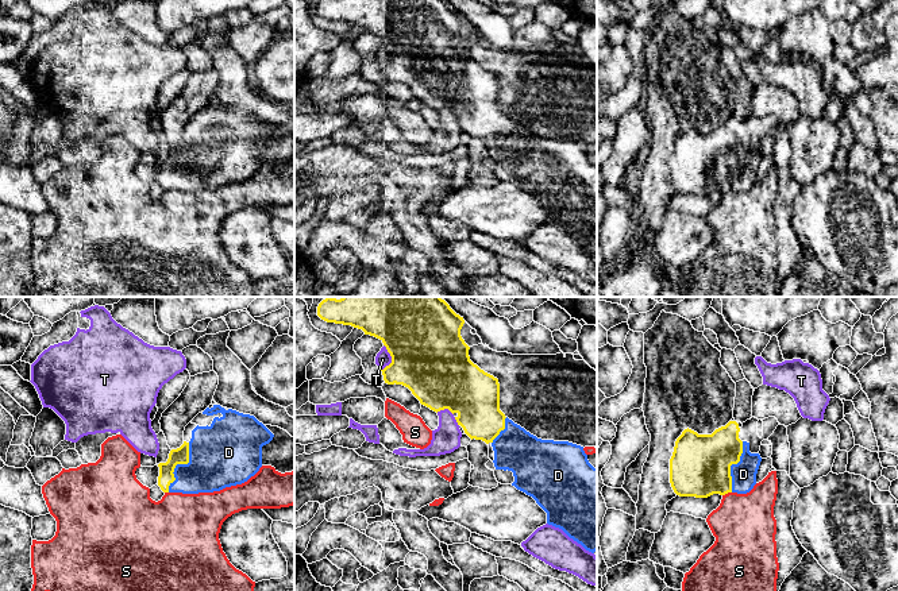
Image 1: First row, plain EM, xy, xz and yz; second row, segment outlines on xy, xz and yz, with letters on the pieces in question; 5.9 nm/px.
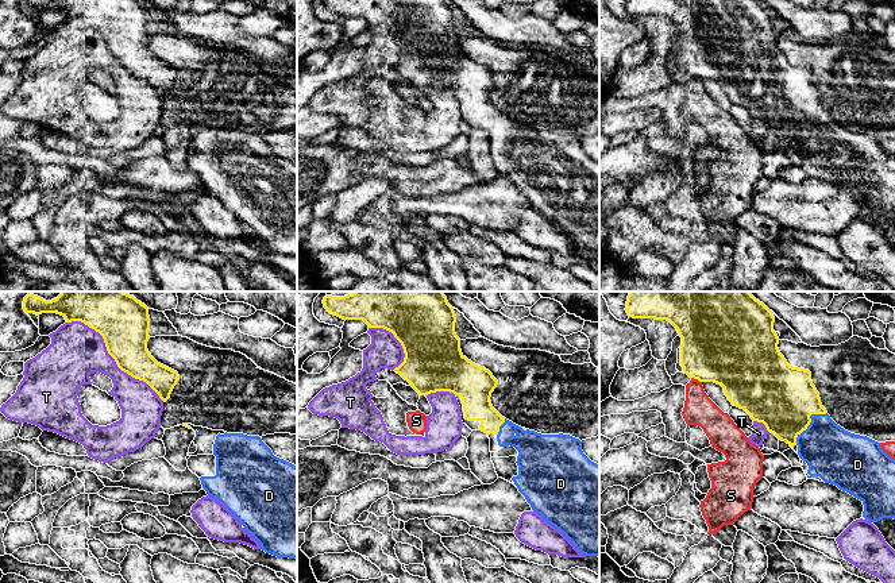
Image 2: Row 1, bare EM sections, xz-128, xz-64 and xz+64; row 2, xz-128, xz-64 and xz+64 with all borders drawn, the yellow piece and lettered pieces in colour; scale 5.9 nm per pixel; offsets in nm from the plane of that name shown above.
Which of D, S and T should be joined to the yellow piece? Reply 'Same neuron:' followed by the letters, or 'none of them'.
Same neuron: D

